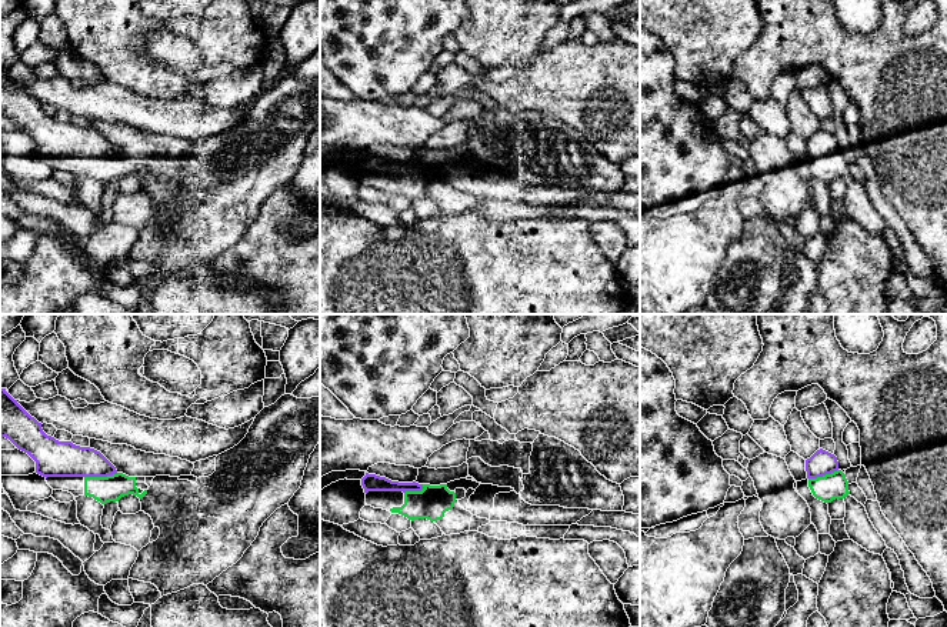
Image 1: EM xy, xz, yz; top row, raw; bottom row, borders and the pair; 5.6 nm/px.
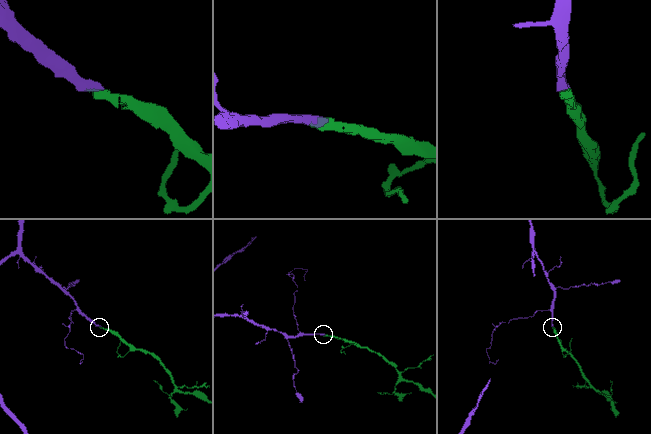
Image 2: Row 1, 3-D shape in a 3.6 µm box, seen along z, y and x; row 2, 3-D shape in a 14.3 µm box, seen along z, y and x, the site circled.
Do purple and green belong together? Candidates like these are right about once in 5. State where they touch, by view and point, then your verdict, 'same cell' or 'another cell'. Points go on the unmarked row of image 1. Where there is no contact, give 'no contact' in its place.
xy (100, 156) | same cell

